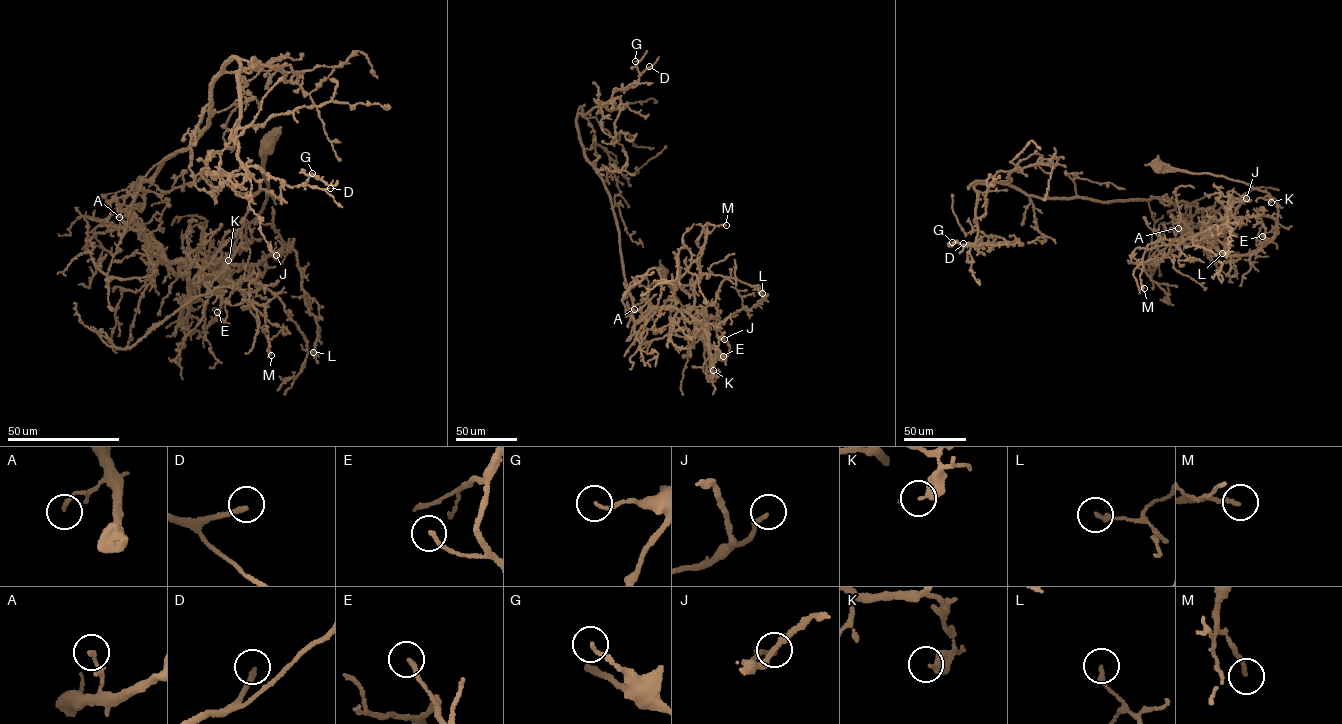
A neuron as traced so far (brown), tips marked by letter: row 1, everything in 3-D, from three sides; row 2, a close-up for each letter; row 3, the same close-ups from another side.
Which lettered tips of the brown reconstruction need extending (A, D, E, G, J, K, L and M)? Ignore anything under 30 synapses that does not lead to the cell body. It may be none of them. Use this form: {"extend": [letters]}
{"extend": ["D"]}

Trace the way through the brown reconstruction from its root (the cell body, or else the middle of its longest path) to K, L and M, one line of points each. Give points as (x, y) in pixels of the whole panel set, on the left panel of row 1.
K: (270, 146), (259, 153), (267, 184), (266, 199), (257, 217), (220, 245), (220, 252), (230, 254), (228, 260)
L: (270, 146), (259, 153), (262, 208), (198, 283), (290, 247), (317, 325), (313, 352)
M: (270, 146), (259, 153), (262, 208), (204, 265), (180, 324), (189, 255), (223, 300), (263, 305), (271, 355)

